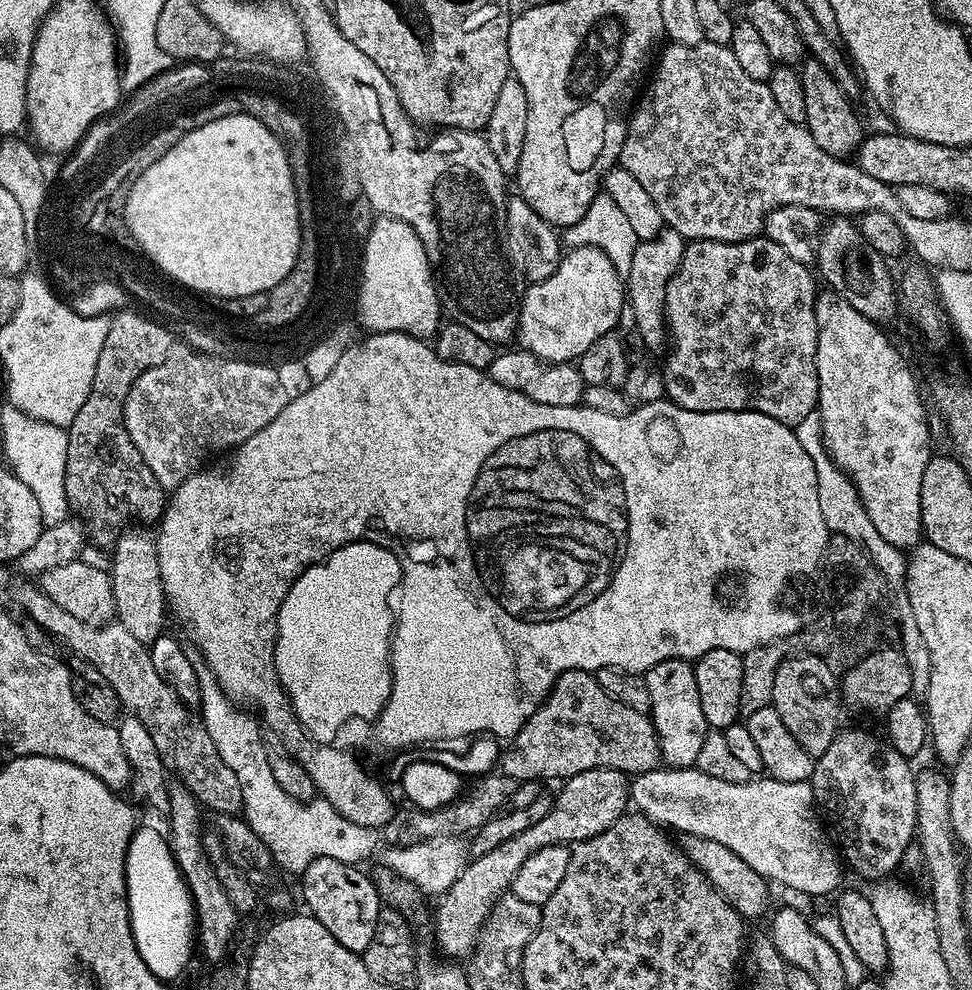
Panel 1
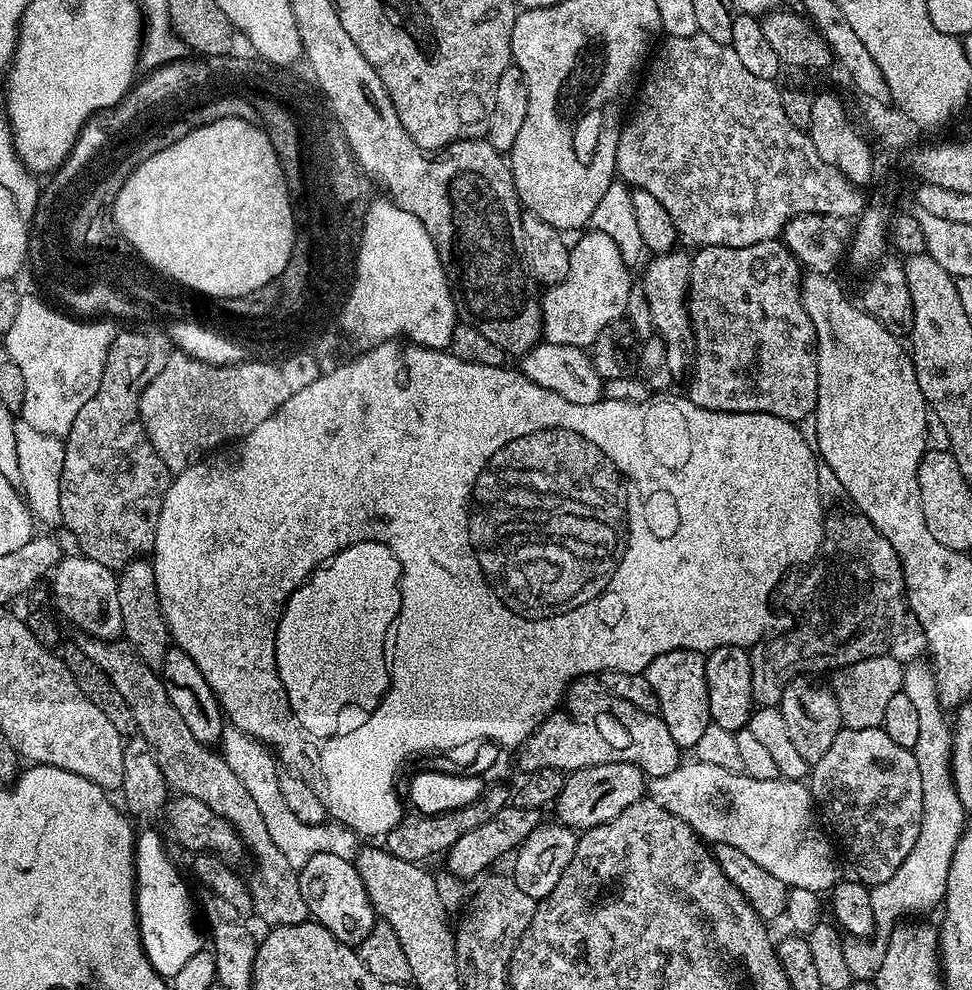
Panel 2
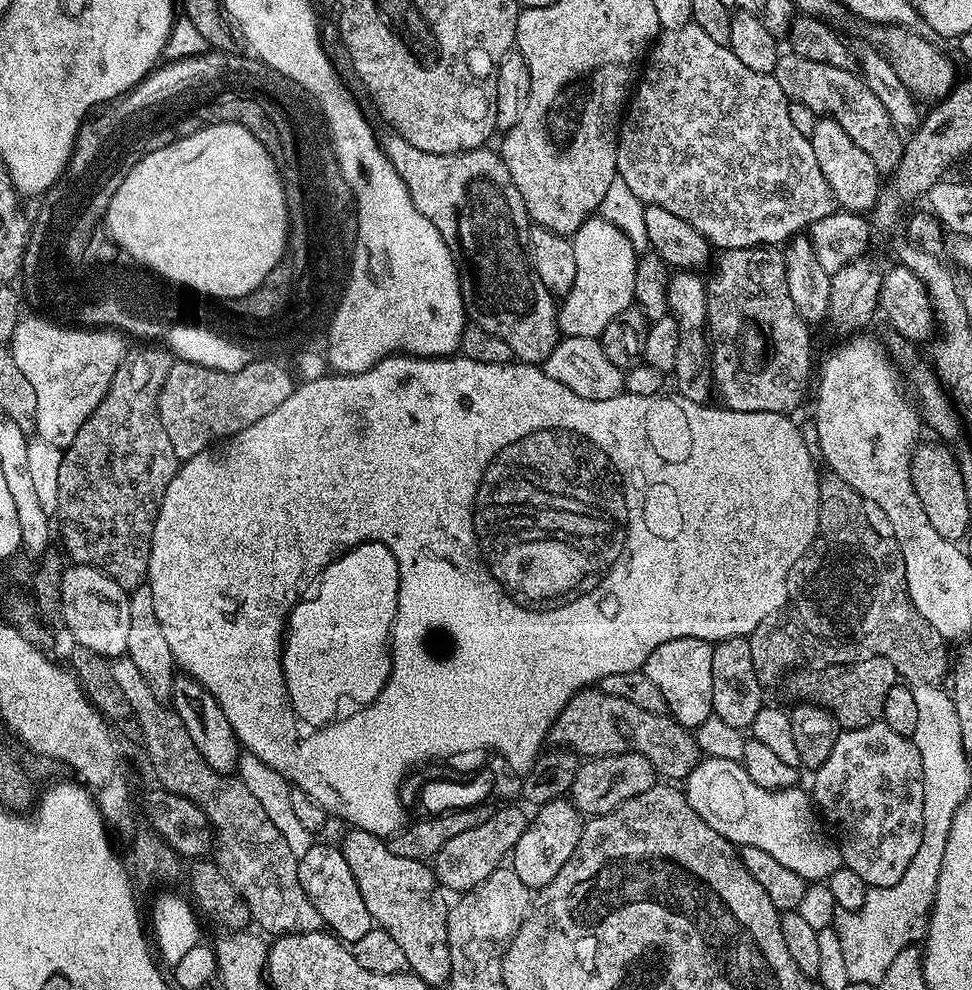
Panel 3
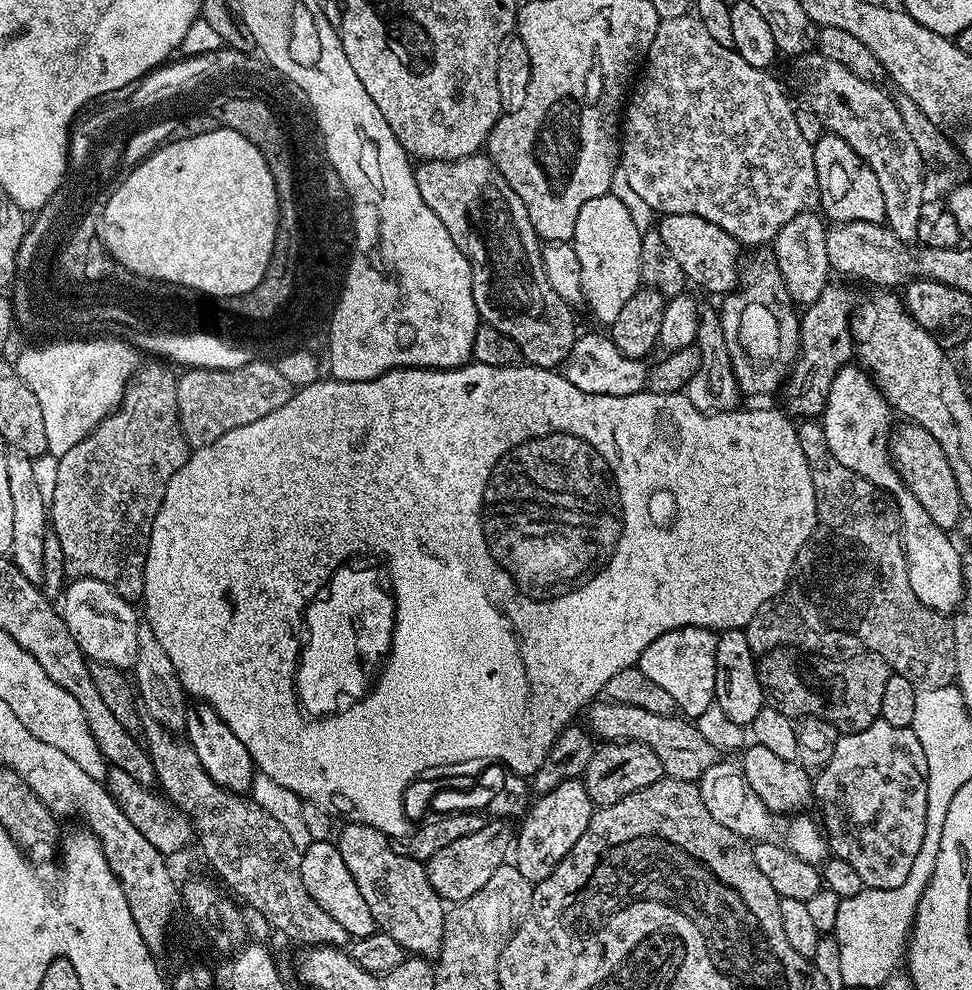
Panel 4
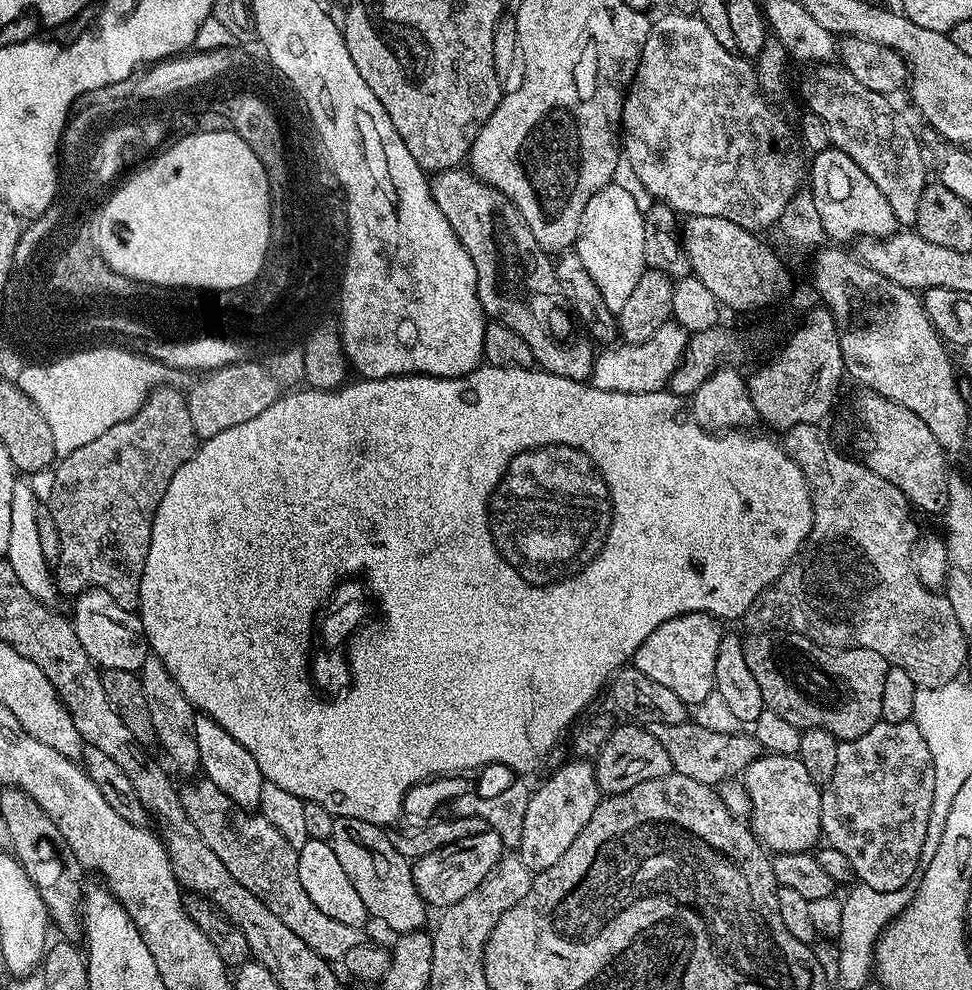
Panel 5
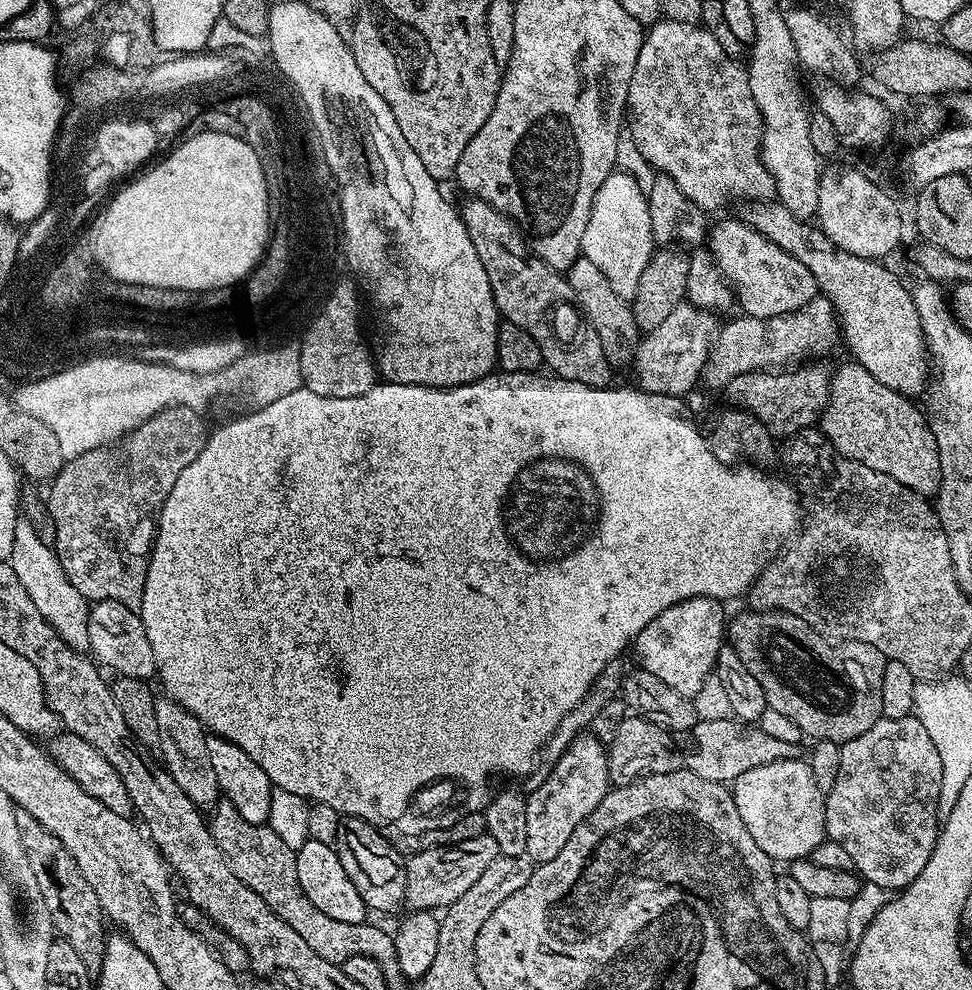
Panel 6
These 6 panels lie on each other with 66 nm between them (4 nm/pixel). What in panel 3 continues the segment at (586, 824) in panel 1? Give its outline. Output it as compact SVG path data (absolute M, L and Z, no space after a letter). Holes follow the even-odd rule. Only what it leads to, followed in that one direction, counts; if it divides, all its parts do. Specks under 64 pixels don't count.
M627 751L609 756L593 756L585 759L577 767L570 799L573 806L580 811L581 817L591 818L610 814L610 810L614 810L622 802L650 790L657 782L658 773L655 766L642 754Z

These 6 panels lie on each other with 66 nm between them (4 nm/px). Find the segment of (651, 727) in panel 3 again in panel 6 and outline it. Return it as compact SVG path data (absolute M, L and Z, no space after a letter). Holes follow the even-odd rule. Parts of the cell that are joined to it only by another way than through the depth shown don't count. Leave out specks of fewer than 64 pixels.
M738 719L697 720L691 732L687 733L688 753L682 756L683 767L701 778L721 782L735 782L746 770L754 766L766 766L779 760L794 760L801 755L800 744L781 742L778 738L765 734L755 723Z

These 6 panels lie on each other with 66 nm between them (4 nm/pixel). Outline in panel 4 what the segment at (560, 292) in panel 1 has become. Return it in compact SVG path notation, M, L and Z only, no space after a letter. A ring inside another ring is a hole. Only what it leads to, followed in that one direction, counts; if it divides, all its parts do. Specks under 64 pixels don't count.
M611 194L590 198L582 210L578 210L578 222L574 222L571 244L578 254L578 266L582 274L583 303L604 323L611 326L618 318L622 306L630 302L642 281L639 274L639 246L642 229L630 218L630 210Z

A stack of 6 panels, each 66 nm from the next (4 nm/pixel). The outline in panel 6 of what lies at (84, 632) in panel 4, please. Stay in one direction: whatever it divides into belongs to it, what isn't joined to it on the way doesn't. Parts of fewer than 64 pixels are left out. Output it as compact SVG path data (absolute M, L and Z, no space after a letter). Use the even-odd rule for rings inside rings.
M98 600L89 607L88 647L105 669L113 668L120 676L145 682L156 676L156 659L154 650L150 650L150 638L146 638L146 626L140 620L139 611L122 606L122 602Z

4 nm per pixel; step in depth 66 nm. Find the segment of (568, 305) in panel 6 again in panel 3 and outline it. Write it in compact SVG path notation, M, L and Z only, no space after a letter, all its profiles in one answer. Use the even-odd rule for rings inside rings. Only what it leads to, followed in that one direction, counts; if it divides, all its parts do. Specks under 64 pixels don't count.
M395 136L391 143L388 143L392 160L395 160L396 167L408 180L416 203L440 225L448 247L455 250L462 261L460 289L465 313L478 326L482 326L486 334L502 338L502 342L510 346L513 357L519 363L540 366L562 339L560 324L556 320L558 300L550 290L546 290L546 286L542 286L538 274L532 268L530 253L526 247L530 217L522 202L522 194L518 194L518 186L514 186L510 170L506 170L499 151L492 149L491 152L490 149L491 147L485 146L439 156L426 154L410 146L410 142L406 142L406 138L401 136Z

